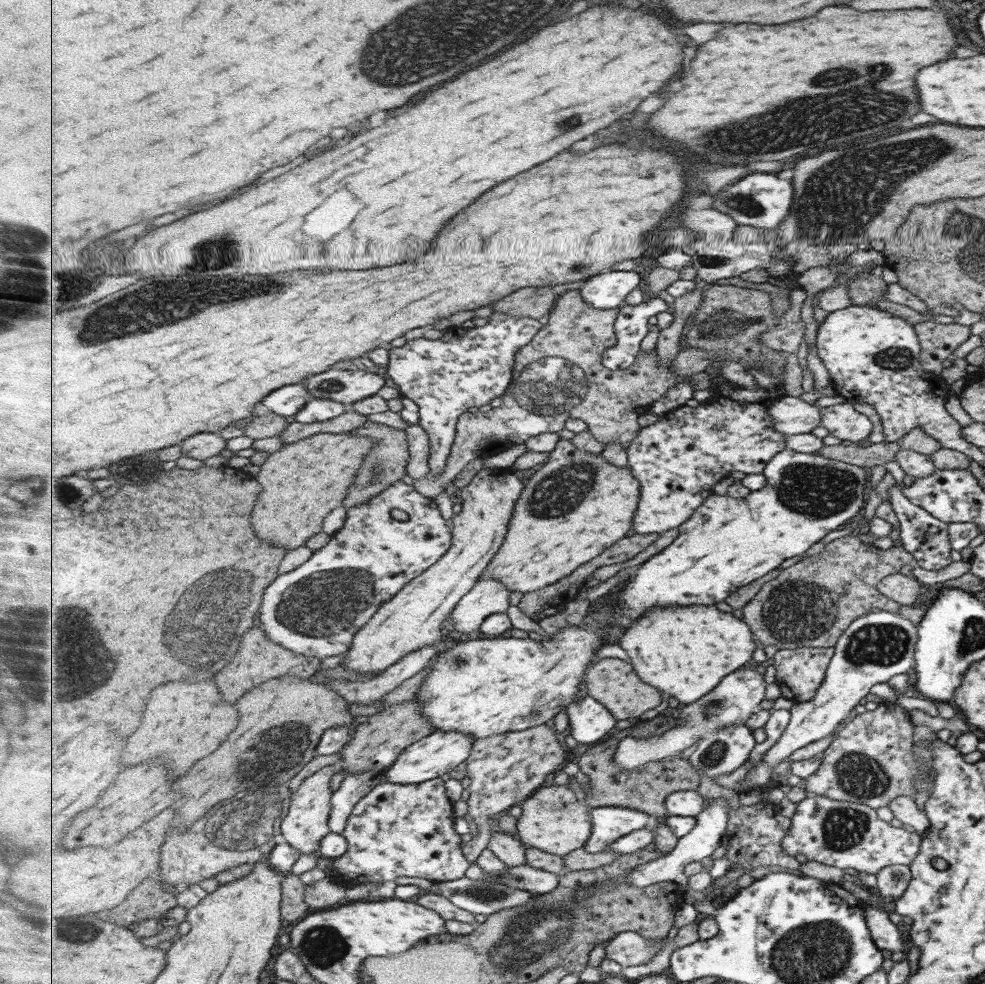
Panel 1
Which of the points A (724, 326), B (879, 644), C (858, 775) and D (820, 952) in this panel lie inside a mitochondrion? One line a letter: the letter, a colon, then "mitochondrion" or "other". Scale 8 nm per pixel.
A: mitochondrion
B: mitochondrion
C: mitochondrion
D: mitochondrion

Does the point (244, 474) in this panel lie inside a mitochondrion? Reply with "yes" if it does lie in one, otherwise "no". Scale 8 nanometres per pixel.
no

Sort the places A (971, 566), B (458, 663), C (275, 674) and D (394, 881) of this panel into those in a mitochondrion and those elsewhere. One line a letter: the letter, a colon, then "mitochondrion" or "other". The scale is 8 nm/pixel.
A: other
B: mitochondrion
C: other
D: other

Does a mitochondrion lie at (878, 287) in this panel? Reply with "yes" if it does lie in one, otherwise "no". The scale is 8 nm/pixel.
no

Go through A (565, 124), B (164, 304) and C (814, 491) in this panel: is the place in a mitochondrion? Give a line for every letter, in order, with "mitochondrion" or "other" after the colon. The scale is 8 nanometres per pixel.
A: mitochondrion
B: mitochondrion
C: mitochondrion

